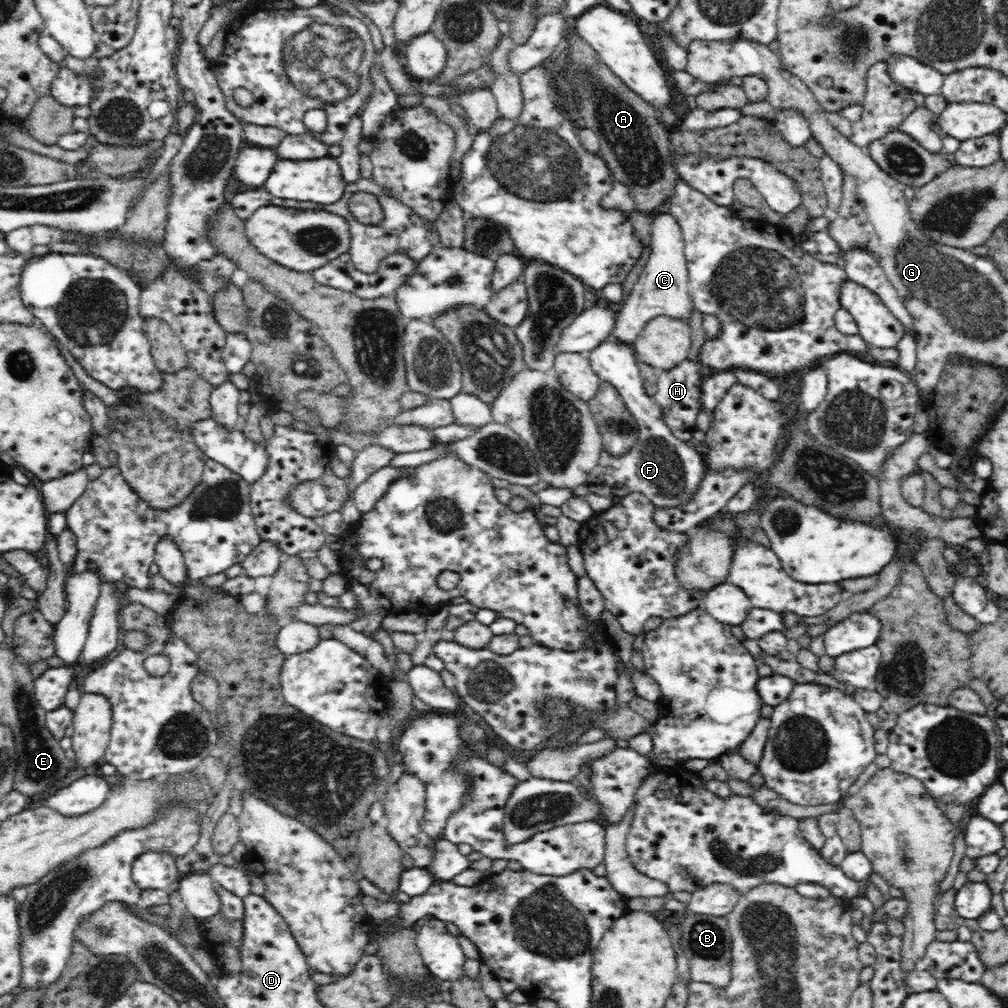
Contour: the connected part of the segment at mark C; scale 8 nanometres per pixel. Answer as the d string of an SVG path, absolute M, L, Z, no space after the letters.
M674 214L656 216L654 224L651 225L650 234L650 258L644 266L644 272L640 274L628 299L624 302L611 332L612 335L619 337L621 341L627 341L628 344L636 340L646 323L652 318L668 316L687 319L694 310L693 299L689 293L689 276L684 252L685 241L680 222L675 219Z

